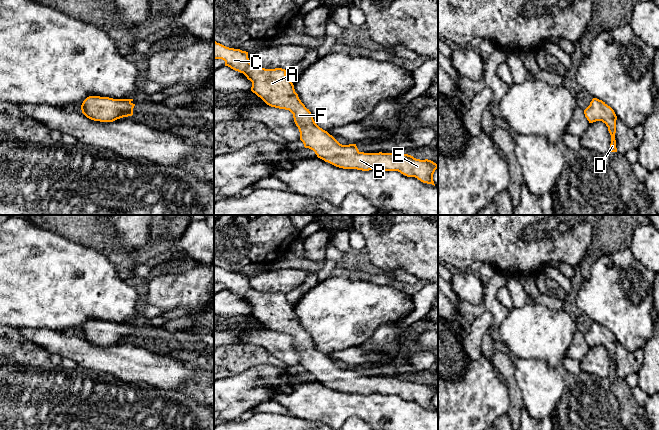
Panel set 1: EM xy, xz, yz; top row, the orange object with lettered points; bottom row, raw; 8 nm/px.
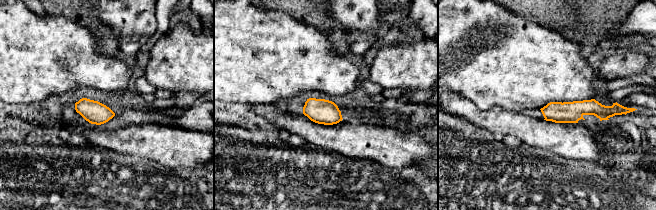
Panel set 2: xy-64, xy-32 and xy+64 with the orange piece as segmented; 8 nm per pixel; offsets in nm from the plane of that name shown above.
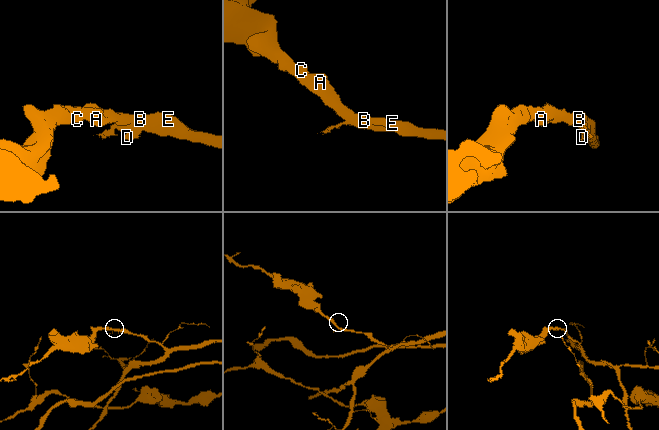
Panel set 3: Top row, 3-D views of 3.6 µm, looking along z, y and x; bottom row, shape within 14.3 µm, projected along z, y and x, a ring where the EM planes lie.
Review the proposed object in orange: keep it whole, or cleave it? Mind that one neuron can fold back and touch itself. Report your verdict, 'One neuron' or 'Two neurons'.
One neuron

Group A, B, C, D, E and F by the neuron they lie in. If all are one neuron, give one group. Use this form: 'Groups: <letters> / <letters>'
Groups: A B C D E F

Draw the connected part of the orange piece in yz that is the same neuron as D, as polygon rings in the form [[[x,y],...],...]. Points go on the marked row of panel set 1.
[[[593,98],[590,105],[584,110],[584,114],[589,123],[602,121],[606,124],[611,135],[610,152],[617,152],[615,140],[617,116],[614,110],[602,100]]]

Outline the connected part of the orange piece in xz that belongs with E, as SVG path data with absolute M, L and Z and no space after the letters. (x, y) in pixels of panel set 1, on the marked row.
M214 40L215 59L224 60L225 66L243 73L252 82L251 91L267 105L289 110L304 147L313 150L318 158L343 169L398 171L435 186L433 174L438 165L431 160L420 160L402 153L364 153L358 150L356 144L340 144L315 123L311 112L295 92L285 69L257 67L250 63L248 52L226 47Z

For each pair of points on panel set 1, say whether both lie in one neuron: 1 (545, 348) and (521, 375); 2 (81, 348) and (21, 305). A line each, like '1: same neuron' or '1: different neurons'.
1: different neurons
2: different neurons

